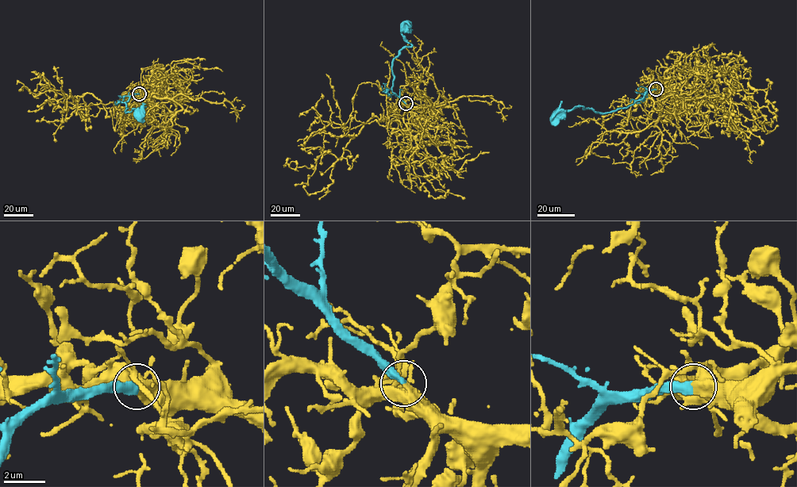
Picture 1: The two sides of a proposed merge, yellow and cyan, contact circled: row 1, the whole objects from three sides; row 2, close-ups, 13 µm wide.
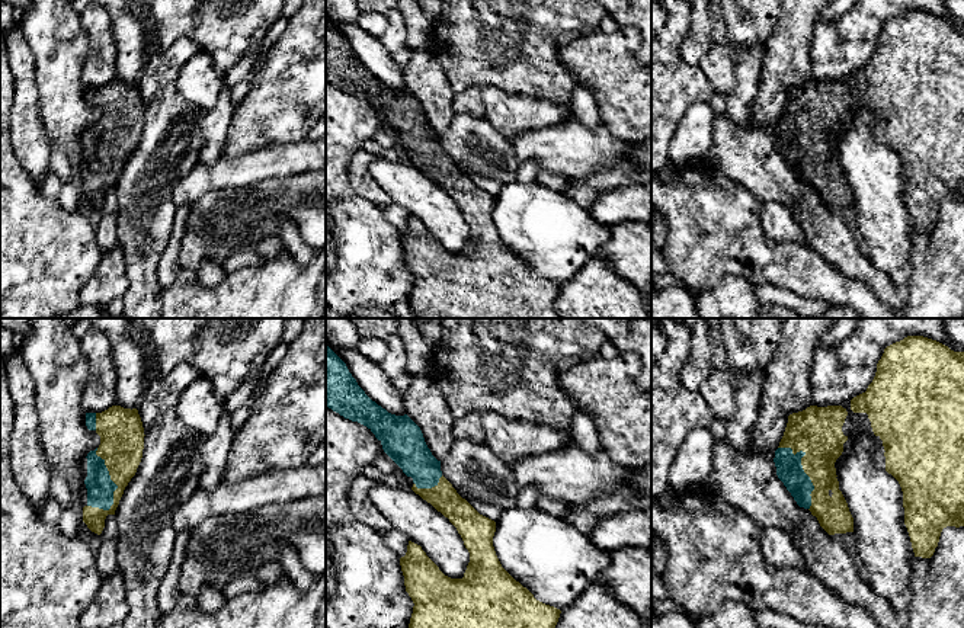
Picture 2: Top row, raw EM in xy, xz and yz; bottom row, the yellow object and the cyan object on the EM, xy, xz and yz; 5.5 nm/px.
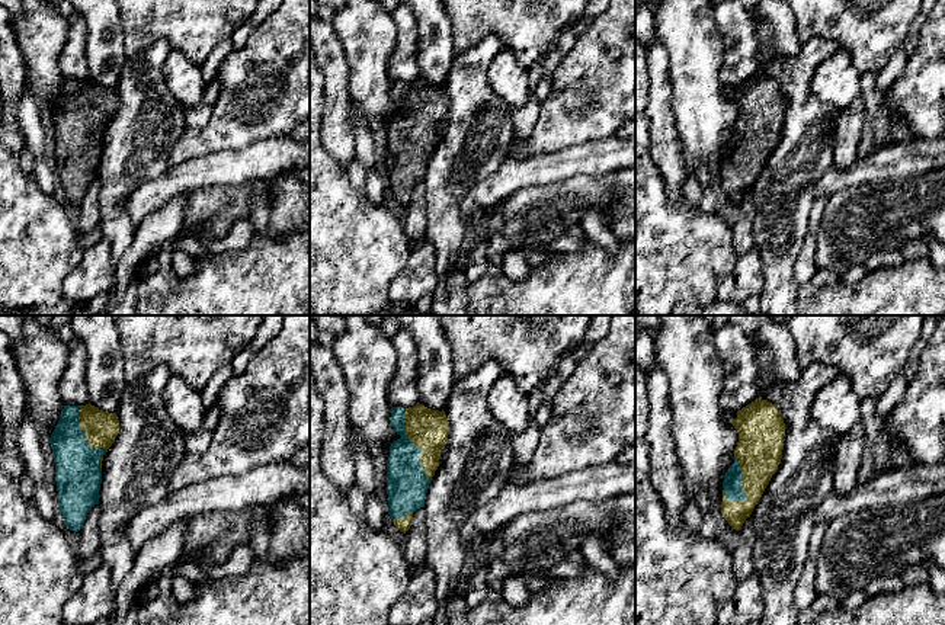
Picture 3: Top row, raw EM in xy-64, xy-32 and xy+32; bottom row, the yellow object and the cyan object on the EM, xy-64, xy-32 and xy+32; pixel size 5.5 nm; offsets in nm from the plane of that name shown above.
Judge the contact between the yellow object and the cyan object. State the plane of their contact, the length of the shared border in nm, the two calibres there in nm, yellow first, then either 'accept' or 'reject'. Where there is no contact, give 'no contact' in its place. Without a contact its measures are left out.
yz | 400 nm | 280/150 nm | accept

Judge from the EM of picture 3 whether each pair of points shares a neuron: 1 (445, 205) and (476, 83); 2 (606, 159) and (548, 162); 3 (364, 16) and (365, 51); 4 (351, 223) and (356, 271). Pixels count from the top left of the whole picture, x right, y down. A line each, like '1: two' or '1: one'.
1: one
2: one
3: one
4: one

